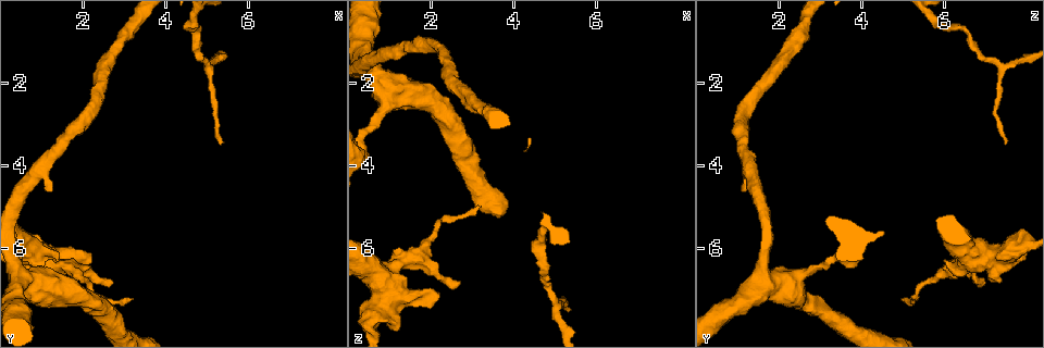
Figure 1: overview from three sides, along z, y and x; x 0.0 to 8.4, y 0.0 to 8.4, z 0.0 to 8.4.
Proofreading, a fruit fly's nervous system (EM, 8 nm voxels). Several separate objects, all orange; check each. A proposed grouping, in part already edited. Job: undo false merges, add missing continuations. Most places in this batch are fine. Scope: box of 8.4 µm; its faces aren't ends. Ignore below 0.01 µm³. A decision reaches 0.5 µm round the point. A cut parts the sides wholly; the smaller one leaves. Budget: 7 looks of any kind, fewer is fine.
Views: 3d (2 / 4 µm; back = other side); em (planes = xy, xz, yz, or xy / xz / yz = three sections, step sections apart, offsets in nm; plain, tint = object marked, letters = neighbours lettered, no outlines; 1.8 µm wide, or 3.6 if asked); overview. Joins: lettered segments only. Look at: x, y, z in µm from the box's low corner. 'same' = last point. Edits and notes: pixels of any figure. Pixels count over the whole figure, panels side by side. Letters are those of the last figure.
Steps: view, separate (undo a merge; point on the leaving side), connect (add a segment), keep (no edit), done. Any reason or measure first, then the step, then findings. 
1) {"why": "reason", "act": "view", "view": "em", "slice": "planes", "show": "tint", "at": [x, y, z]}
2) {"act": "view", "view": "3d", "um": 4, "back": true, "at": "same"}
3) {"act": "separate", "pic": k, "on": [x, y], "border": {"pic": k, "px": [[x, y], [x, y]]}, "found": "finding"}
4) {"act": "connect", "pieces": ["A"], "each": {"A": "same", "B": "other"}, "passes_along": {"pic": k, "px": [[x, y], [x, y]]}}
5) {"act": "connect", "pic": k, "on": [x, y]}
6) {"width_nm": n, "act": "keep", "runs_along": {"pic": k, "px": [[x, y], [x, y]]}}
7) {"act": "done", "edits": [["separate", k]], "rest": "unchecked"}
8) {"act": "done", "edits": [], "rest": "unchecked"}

{"why": "thick turns thin", "act": "view", "view": "em", "um": 3.6, "slice": "planes", "show": "letters", "at": [1.10, 6.25, 7.15]}

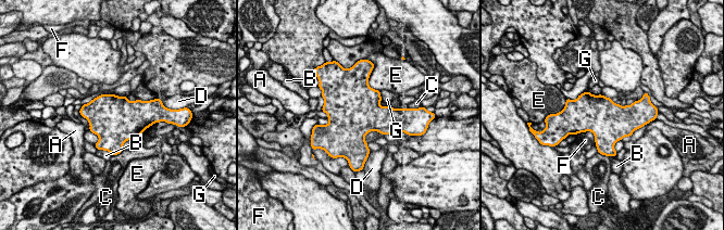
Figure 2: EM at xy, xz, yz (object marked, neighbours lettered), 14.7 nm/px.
{"longest_contact_nm": ["E", 260], "act": "keep", "each": {"A": "other", "B": "other", "C": "other", "D": "other", "E": "other", "F": "other", "G": "other"}, "border": {"pic": 2, "px": [[379, 91], [382, 101]]}, "found": "one cell here"}

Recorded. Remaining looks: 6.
{"why": "free end", "act": "view", "view": "3d", "um": 4, "at": [2.75, 6.80, 6.85]}

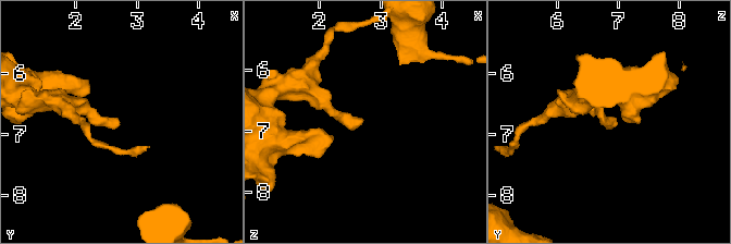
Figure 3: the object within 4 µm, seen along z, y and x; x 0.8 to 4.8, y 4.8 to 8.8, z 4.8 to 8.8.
{"act": "view", "view": "em", "slice": "planes", "show": "letters", "at": [2.70, 6.85, 6.80]}

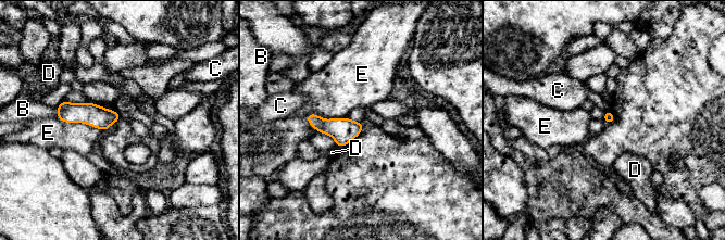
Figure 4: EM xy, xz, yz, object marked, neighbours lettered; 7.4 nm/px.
{"longest_contact_nm": ["E", 320], "act": "keep", "each": {"B": "other", "C": "other", "D": "other", "E": "other"}, "border": {"pic": 4, "px": [[347, 116], [309, 113], [304, 118]]}, "found": "no lettered segment goes on from it"}

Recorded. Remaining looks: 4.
{"why": "an open end", "act": "view", "view": "em", "um": 3.6, "slice": "xz", "step": 4, "show": "letters", "at": [1.25, 4.60, 1.20]}

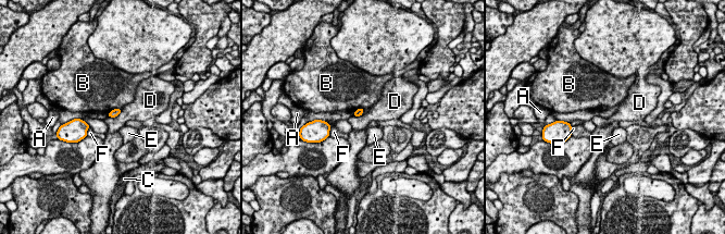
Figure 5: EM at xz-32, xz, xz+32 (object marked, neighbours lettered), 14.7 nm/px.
{"act": "view", "view": "em", "um": 3.6, "slice": "planes", "show": "letters", "at": "same"}

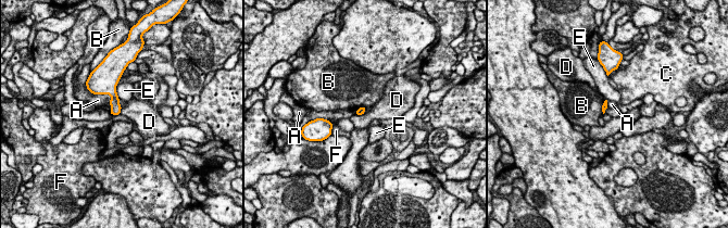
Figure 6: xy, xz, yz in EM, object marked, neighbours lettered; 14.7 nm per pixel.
{"longest_contact_nm": ["A", 340], "act": "keep", "each": {"A": "other", "B": "other", "C": "other", "D": "other", "E": "other", "F": "other"}, "border": {"pic": 6, "px": [[363, 113], [354, 114]]}, "found": "none of them fits"}

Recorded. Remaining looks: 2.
{"act": "done", "edits": [], "rest": "unchecked"}

